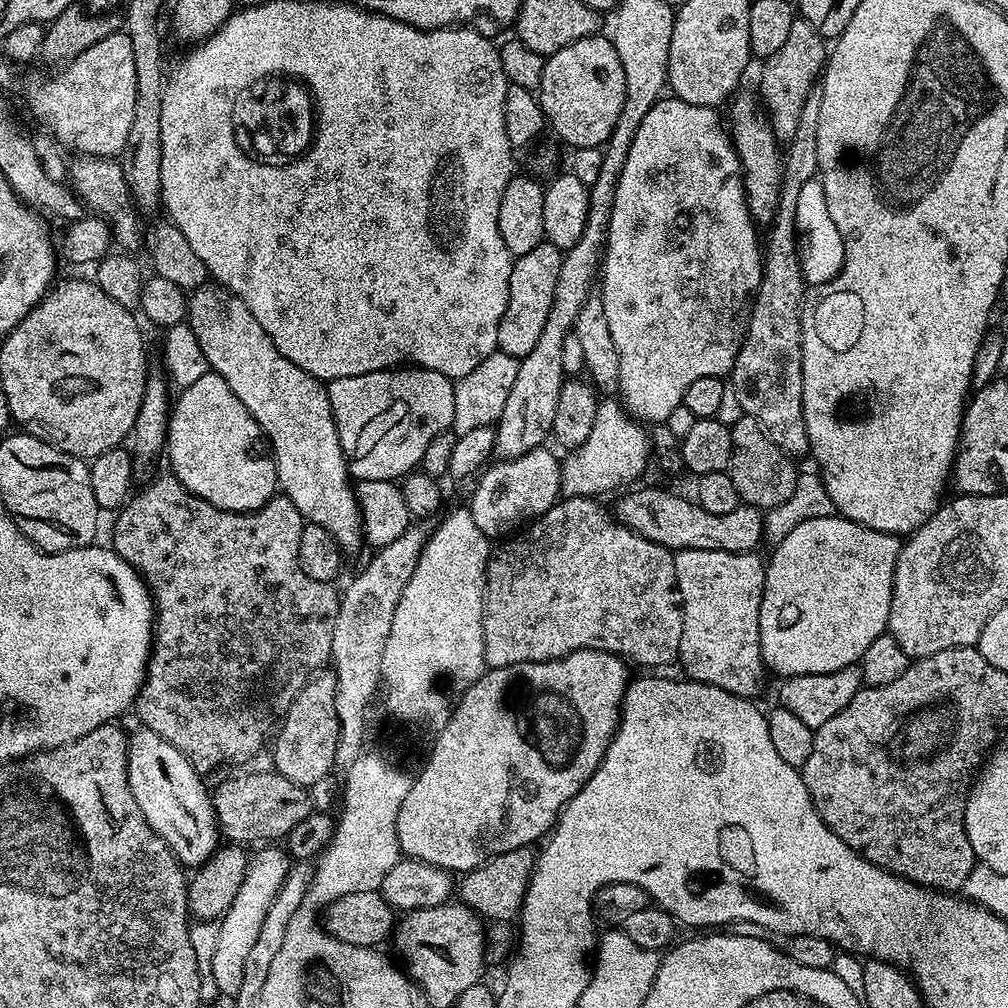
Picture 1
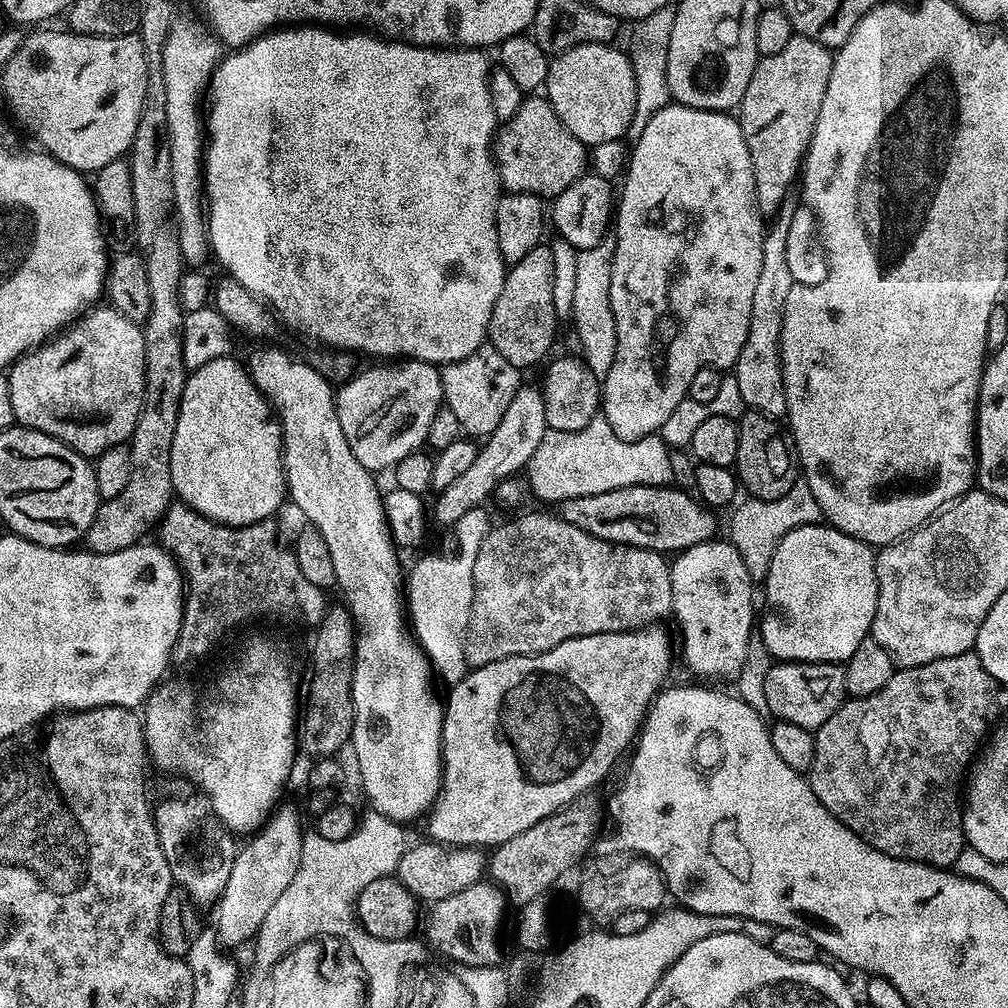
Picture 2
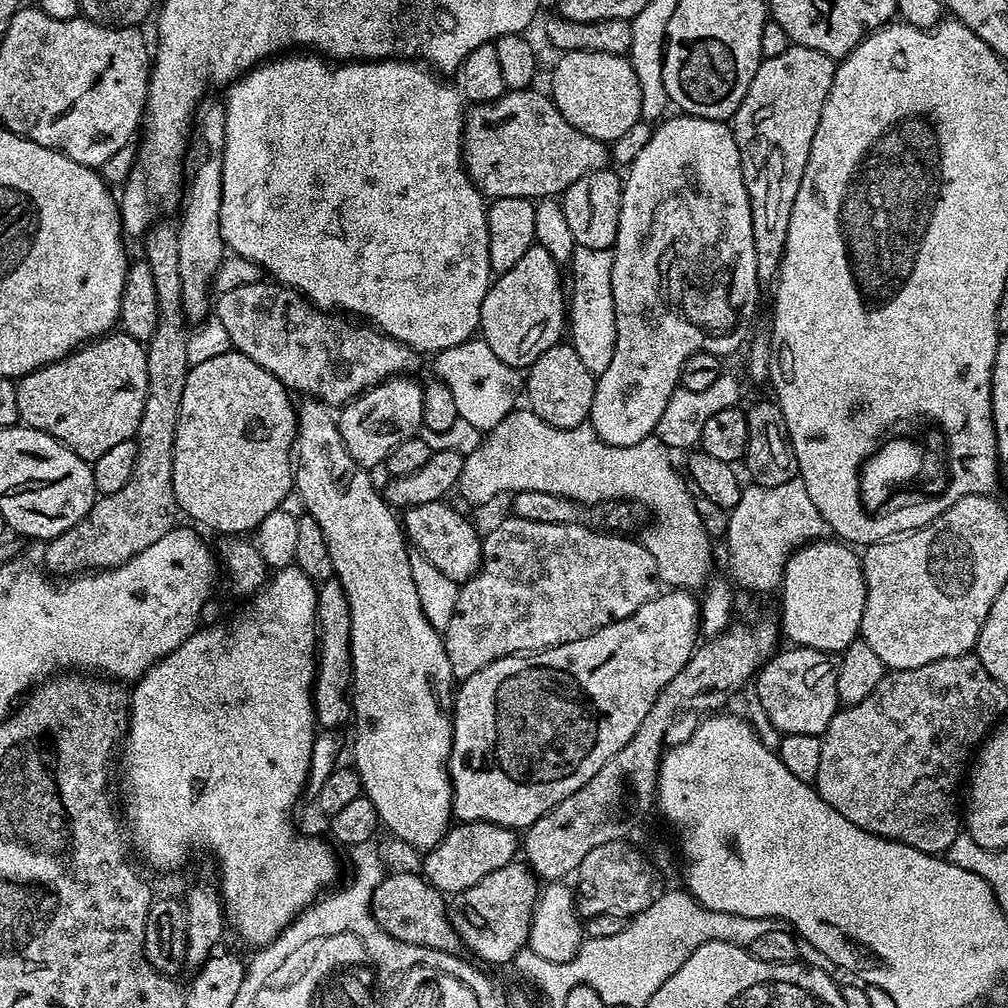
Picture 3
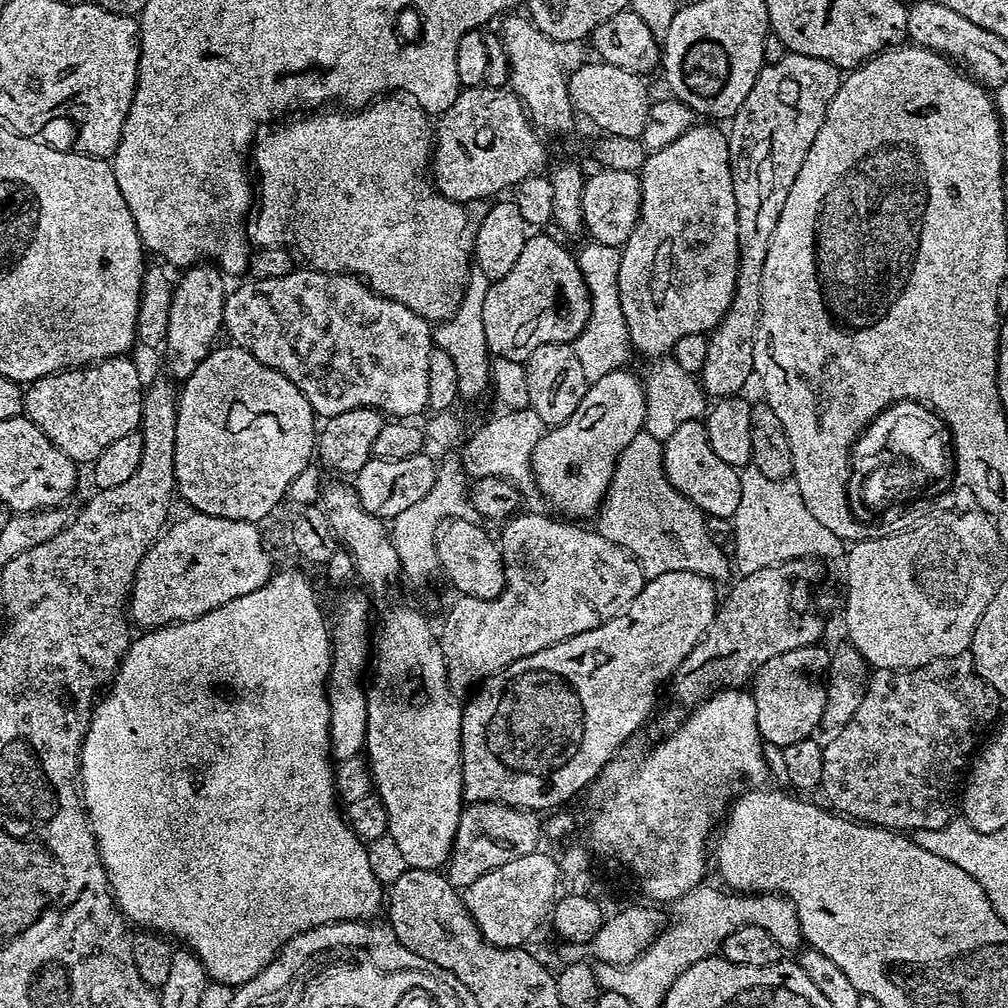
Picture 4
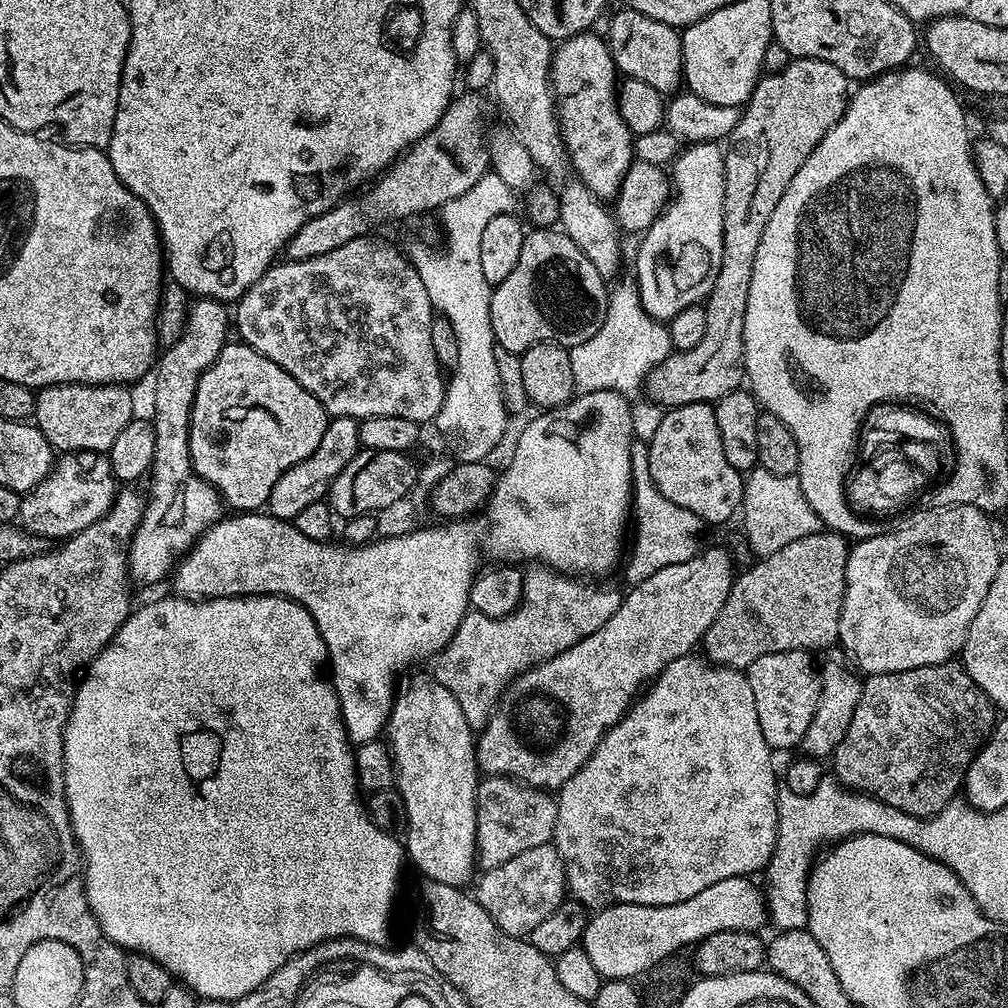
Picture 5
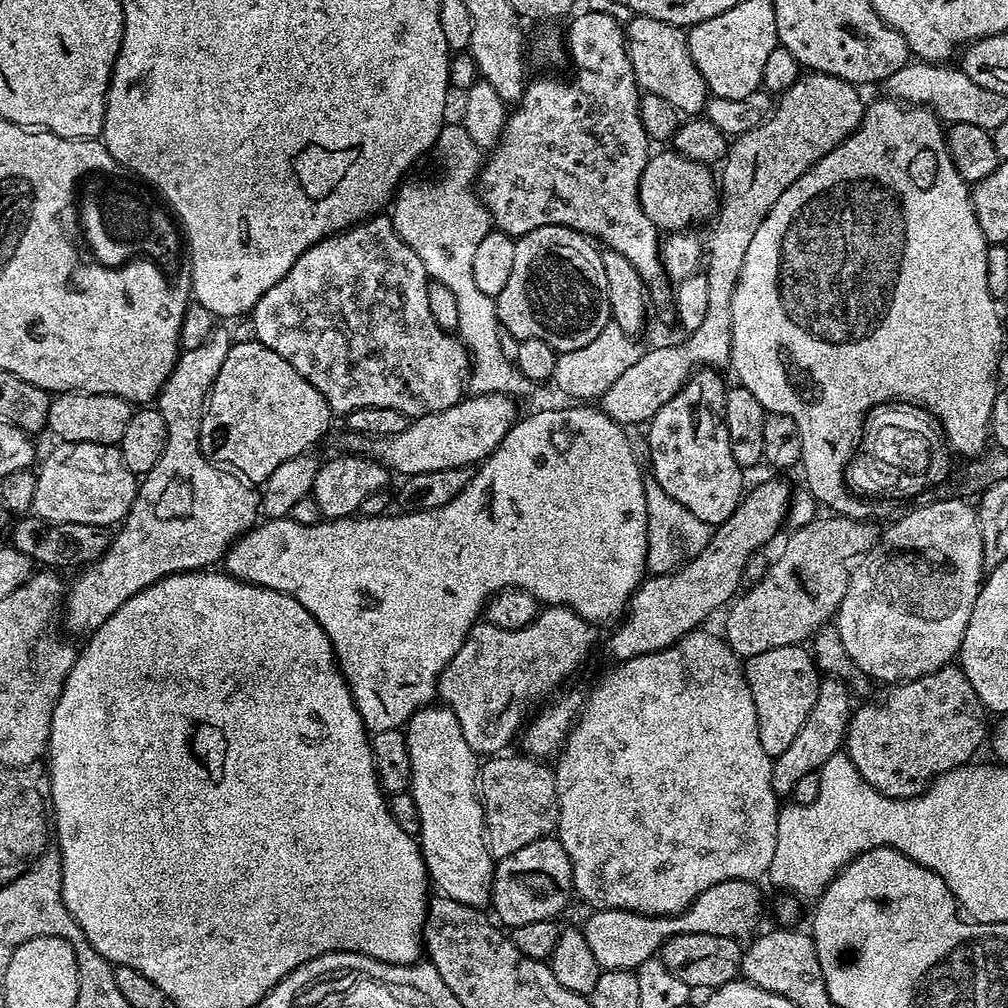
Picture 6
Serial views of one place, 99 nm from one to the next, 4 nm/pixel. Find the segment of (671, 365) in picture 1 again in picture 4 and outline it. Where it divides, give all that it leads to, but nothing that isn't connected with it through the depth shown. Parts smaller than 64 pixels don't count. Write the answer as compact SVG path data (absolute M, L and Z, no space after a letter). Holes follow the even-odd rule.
M700 122L686 130L670 146L651 153L638 173L642 186L640 220L622 249L618 293L631 347L644 356L667 357L686 334L711 333L732 307L740 265L738 206L734 206L727 135L711 126L716 127ZM628 371L612 372L606 374L604 378L599 378L595 383L589 383L578 410L574 410L574 414L564 424L549 427L538 442L538 446L534 446L531 479L534 484L536 480L541 494L560 511L557 513L565 517L580 518L576 516L588 515L591 517L599 509L604 503L604 496L612 482L612 475L622 450L630 446L630 442L634 442L636 435L643 429L646 418L644 386L639 375L636 377L634 373Z

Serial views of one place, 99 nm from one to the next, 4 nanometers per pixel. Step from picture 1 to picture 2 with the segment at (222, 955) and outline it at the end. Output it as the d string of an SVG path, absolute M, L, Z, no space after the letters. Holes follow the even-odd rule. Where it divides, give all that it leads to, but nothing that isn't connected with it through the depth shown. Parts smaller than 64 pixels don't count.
M282 804L269 817L264 827L249 839L251 841L237 851L226 889L216 903L218 912L214 931L223 947L233 950L232 948L246 941L249 943L255 937L266 914L298 872L304 837L300 818L293 806Z

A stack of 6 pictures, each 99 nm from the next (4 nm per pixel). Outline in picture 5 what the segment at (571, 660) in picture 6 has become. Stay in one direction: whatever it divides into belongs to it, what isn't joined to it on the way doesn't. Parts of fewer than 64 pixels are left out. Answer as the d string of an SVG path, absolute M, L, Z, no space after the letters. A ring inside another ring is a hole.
M532 566L524 572L524 585L520 604L510 614L502 618L490 618L486 614L475 610L469 611L462 618L458 630L454 630L454 638L435 657L436 669L434 675L454 698L458 698L458 706L462 706L462 714L466 714L466 722L473 730L484 728L488 724L500 697L513 679L520 673L562 654L562 650L570 650L582 638L594 634L598 626L609 620L610 614L618 610L622 599L621 589L611 588L604 584L599 588L599 583L589 582L584 578L577 578L572 574L555 571L547 566Z

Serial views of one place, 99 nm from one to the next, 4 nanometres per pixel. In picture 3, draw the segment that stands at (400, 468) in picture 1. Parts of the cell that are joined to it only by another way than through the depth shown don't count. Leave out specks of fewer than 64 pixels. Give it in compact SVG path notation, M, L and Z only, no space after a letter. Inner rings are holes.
M401 374L375 384L339 409L340 433L346 450L356 464L369 470L375 469L375 464L376 467L383 465L394 446L406 442L421 431L423 393L423 387L419 383L416 385L412 378Z

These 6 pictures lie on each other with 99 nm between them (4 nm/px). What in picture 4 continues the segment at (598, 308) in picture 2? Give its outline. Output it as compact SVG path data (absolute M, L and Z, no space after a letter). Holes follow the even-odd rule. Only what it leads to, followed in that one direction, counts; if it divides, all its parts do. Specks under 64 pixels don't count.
M588 242L582 252L577 253L579 268L583 272L583 280L591 294L591 312L586 326L579 338L573 341L573 348L581 363L589 383L595 383L606 374L619 371L627 364L626 360L632 355L629 328L623 317L621 298L618 293L618 273L621 266L622 250L612 246L602 246Z

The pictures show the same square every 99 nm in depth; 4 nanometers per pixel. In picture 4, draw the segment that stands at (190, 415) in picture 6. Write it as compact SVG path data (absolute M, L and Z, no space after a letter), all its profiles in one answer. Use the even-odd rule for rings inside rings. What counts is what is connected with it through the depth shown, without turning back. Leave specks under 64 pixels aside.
M205 262L197 264L185 271L181 280L175 281L172 289L172 301L170 302L170 327L166 330L166 342L162 349L164 360L168 363L167 375L173 381L183 382L202 366L202 362L211 354L213 348L217 347L219 336L222 336L222 325L224 322L224 298L226 295L225 277L219 268Z

